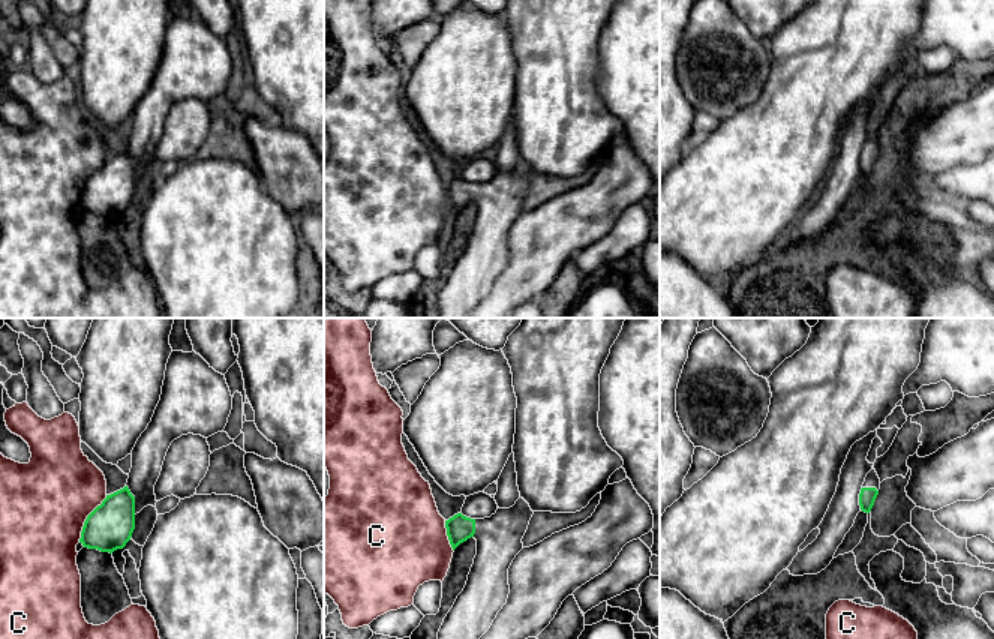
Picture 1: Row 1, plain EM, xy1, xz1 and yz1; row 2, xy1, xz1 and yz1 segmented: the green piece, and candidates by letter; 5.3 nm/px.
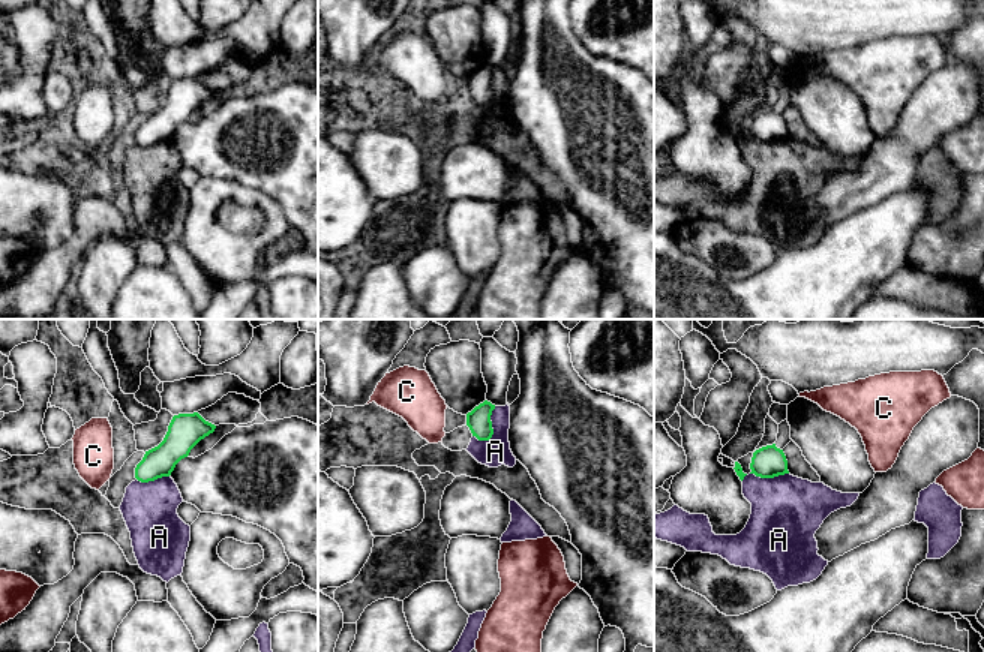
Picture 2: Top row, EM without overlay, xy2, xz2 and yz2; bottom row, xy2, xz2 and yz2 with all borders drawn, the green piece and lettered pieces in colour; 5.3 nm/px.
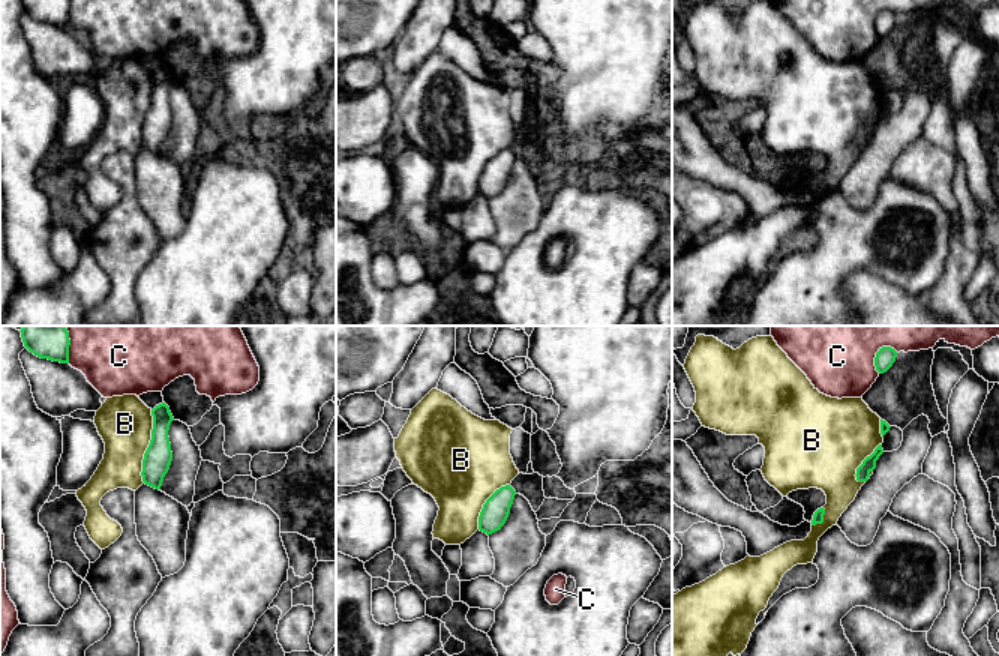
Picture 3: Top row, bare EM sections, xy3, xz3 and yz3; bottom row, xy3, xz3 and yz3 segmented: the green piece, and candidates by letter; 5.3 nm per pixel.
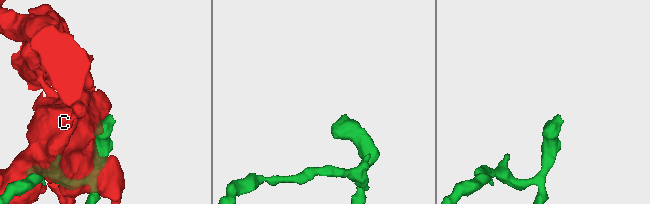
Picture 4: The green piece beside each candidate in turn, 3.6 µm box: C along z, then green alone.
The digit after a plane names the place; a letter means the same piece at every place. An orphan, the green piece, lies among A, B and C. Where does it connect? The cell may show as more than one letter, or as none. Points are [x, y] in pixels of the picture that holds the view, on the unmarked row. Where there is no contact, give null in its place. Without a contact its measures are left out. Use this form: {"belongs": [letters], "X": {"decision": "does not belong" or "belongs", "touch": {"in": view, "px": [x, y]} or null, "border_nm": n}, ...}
{"belongs": [], "A": {"decision": "does not belong", "touch": {"in": "xz2", "px": [491, 92]}, "border_nm": 220}, "B": {"decision": "does not belong", "touch": {"in": "xy3", "px": [149, 110]}, "border_nm": 400}, "C": {"decision": "does not belong", "touch": {"in": "xy1", "px": [86, 183]}, "border_nm": 300}}

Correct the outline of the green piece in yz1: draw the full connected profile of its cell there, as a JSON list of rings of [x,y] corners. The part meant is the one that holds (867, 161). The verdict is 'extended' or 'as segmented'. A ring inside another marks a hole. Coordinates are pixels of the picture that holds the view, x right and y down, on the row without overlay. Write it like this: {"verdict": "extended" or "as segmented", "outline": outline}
{"verdict": "extended", "outline": [[[871,134],[867,138],[861,158],[859,158],[859,170],[862,176],[865,177],[871,176],[874,165],[879,159],[879,153],[880,153],[880,142],[876,134]]]}

